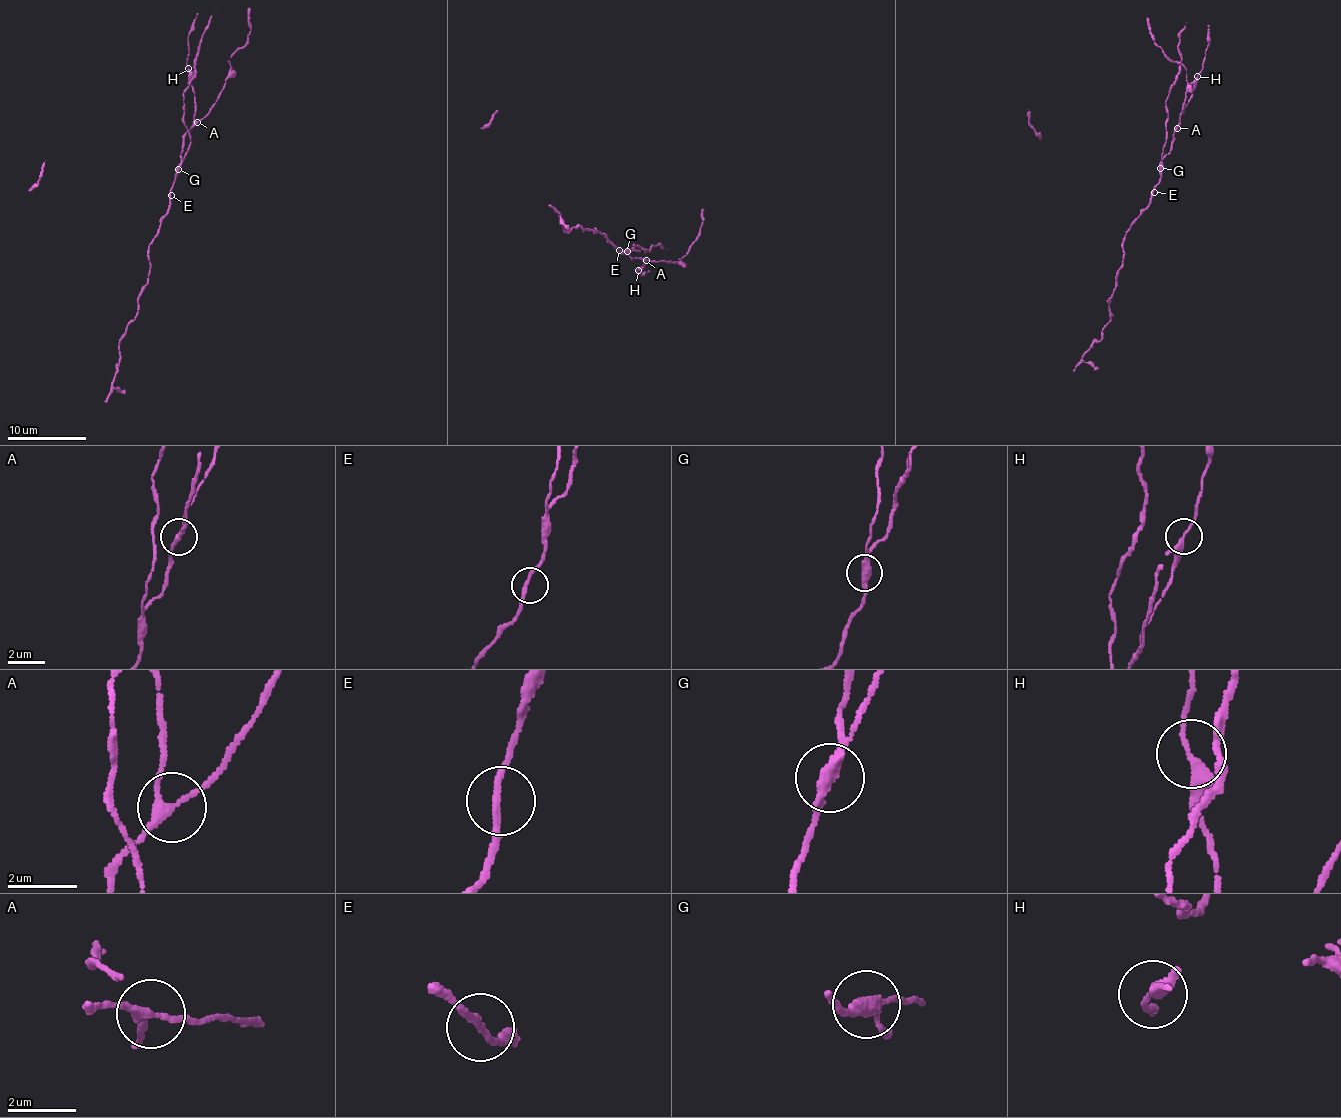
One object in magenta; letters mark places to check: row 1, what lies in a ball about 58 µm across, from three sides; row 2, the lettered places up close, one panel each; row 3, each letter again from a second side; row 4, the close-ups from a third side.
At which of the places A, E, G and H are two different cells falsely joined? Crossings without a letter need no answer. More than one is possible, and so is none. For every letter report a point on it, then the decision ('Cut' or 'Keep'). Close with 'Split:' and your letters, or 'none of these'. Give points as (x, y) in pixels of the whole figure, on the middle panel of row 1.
A: Place: (646, 260). Keep
E: Place: (619, 250). Keep
G: Place: (627, 251). Cut
H: Place: (638, 270). Keep
Split: G

